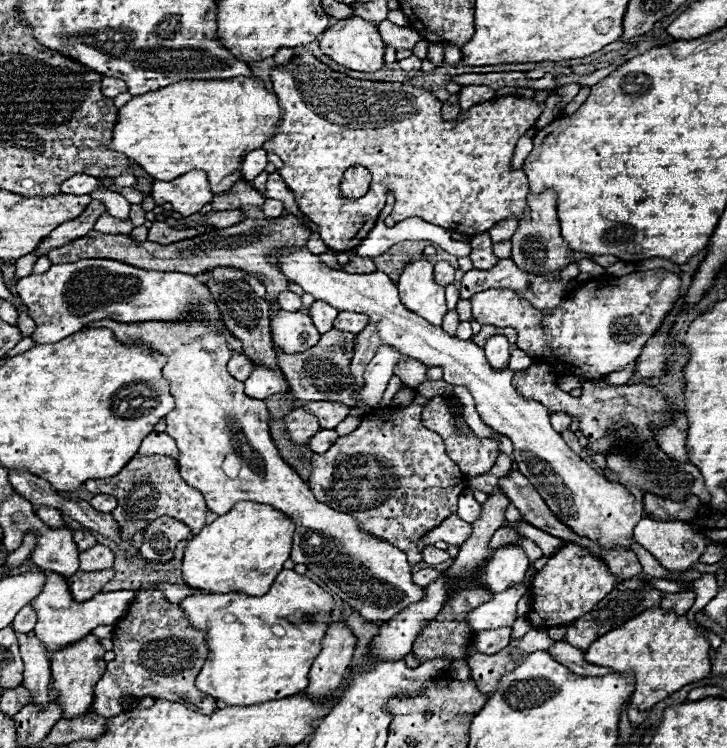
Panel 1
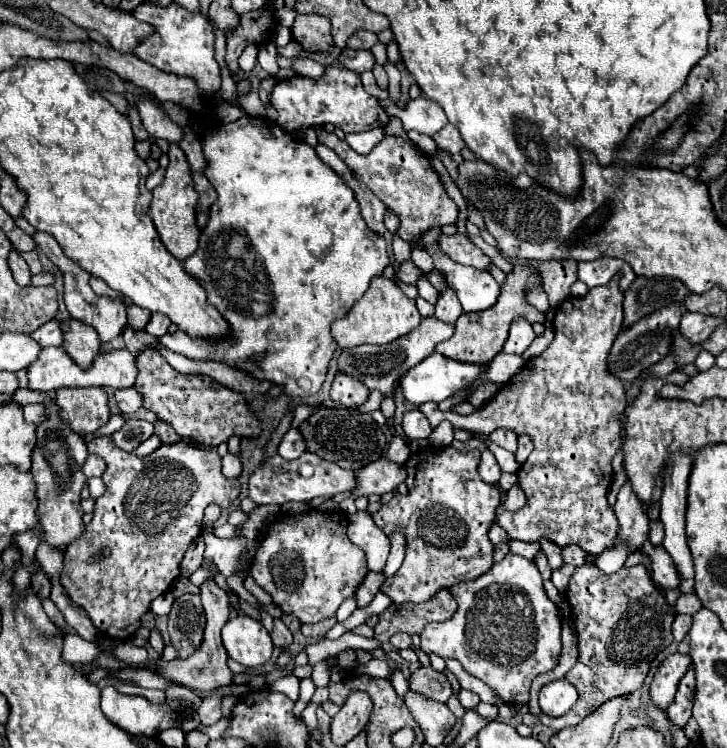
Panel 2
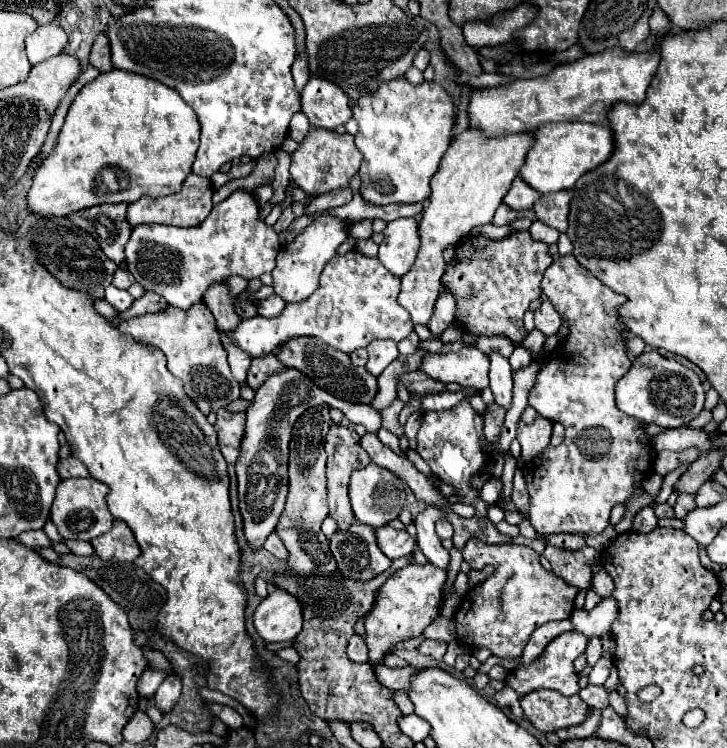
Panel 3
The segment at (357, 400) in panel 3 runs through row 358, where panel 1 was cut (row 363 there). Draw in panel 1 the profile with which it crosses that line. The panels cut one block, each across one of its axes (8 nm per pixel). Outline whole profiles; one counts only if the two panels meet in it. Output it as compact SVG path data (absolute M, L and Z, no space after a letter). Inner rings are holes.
M332 328L326 334L322 334L320 342L314 348L310 348L310 354L284 354L282 350L276 348L278 366L286 376L286 380L290 382L294 398L304 402L326 400L326 402L344 402L348 406L356 406L356 400L354 400L356 382L354 382L354 376L350 374L354 340L356 340L356 334L340 332Z

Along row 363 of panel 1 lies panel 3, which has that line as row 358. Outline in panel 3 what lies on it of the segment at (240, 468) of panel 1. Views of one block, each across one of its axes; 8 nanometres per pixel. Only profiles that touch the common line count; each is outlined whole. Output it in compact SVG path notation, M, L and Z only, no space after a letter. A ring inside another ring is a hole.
M204 302L194 304L194 308L186 312L168 306L168 310L162 314L136 316L120 322L118 330L132 336L136 342L160 348L170 364L170 372L184 382L186 396L200 408L202 414L218 412L218 408L226 408L240 396L240 384L230 372L228 358L224 358L224 348L214 326L214 316Z

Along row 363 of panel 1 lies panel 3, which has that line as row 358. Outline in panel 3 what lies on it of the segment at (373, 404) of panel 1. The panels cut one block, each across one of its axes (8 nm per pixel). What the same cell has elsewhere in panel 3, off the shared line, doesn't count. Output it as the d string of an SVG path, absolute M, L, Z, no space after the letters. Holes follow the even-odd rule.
M372 340L368 346L368 372L374 372L374 376L380 376L382 370L398 358L398 344L394 340Z

